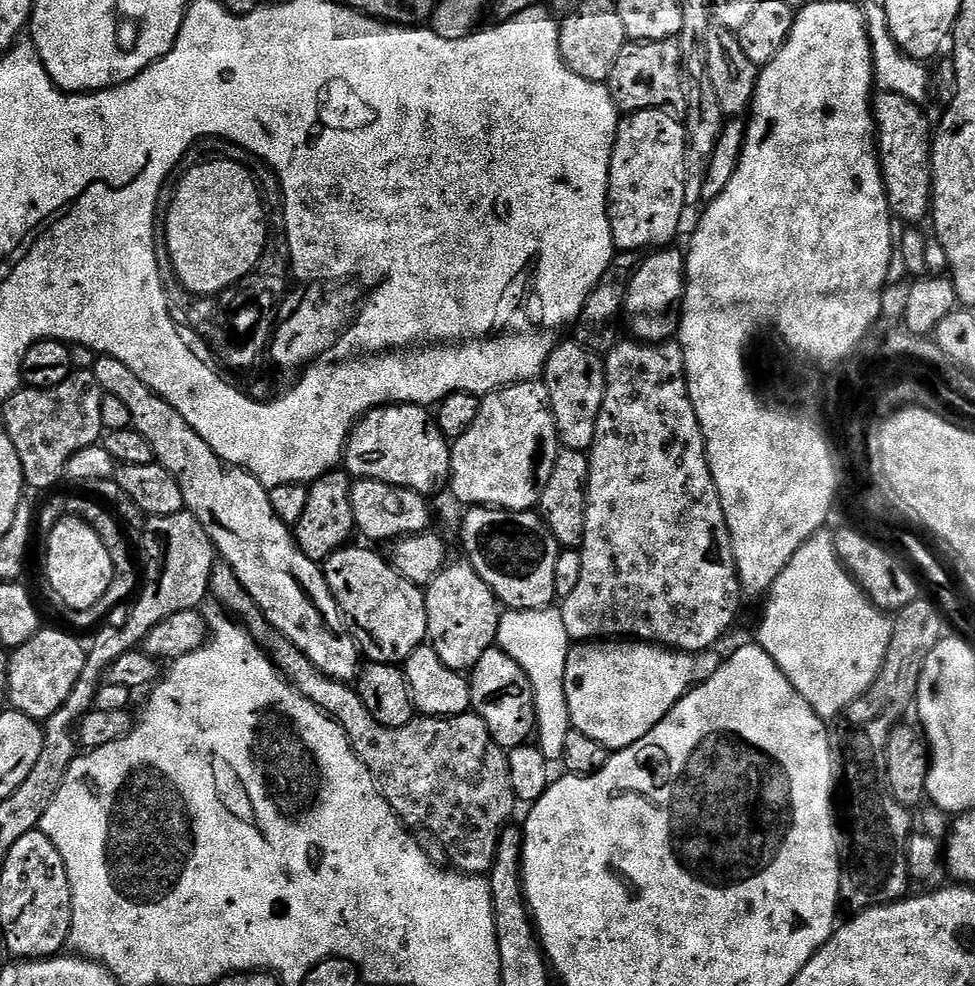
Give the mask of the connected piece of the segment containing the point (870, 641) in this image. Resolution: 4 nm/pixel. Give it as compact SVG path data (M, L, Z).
M821 530L816 535L810 537L808 541L800 547L798 554L794 554L794 558L790 558L790 562L786 566L786 570L782 570L782 574L774 582L772 591L767 597L768 605L764 608L764 621L760 624L760 637L758 643L760 647L766 650L766 654L770 654L770 658L774 658L774 662L782 670L782 674L786 674L788 681L794 686L794 690L800 692L800 696L812 707L820 719L828 722L833 718L839 717L845 708L849 708L853 702L865 692L871 684L876 681L880 668L884 664L884 659L888 653L890 646L890 638L892 637L892 624L889 617L885 613L877 610L872 601L860 591L857 583L853 580L847 568L840 563L840 555L836 552L836 541L831 535L827 536L827 531Z

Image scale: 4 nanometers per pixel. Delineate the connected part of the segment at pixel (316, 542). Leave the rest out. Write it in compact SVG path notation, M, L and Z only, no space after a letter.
M333 470L325 476L319 476L307 485L302 516L294 525L296 544L306 554L306 558L323 562L339 548L345 547L356 532L354 506L352 505L352 486L347 471Z

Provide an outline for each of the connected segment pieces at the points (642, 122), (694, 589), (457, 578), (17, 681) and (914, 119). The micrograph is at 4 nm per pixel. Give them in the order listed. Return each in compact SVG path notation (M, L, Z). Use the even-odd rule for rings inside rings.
M657 108L642 110L625 115L621 119L619 128L616 129L616 141L612 147L610 158L610 174L608 175L608 217L610 218L610 230L612 231L612 243L620 252L643 253L645 250L659 250L667 248L673 243L676 231L680 228L680 219L686 213L686 150L688 149L688 134L683 123L676 121L677 117L671 112L663 112Z
M632 338L621 339L611 350L603 357L604 373L606 374L606 398L602 402L602 414L598 414L598 426L596 427L596 437L592 443L592 447L588 452L588 461L590 462L590 478L588 479L588 509L586 510L586 538L584 545L578 549L582 560L582 574L578 581L578 586L574 592L562 600L558 611L562 614L562 622L566 626L566 634L569 641L572 642L604 642L609 638L627 638L632 642L643 642L646 644L655 644L667 646L669 649L677 652L707 652L716 643L723 638L728 632L728 627L736 620L736 615L740 612L740 600L742 601L742 593L740 591L740 575L736 569L736 559L734 558L734 550L732 549L732 539L730 538L730 530L726 526L726 518L722 510L722 502L720 496L716 492L716 483L712 477L712 471L708 465L708 452L704 449L704 435L700 429L698 418L694 414L694 406L690 402L690 394L688 393L688 375L686 374L686 362L684 361L684 351L680 349L679 343L669 342L666 344L642 344Z
M459 559L445 564L444 569L426 585L424 601L428 611L427 643L434 654L442 658L443 664L450 666L450 670L468 674L478 658L482 658L482 654L486 654L486 650L495 645L502 605L490 586L482 582L474 566L467 559Z
M45 627L30 642L15 649L8 656L8 687L6 695L11 711L26 714L37 722L49 720L59 710L62 702L70 698L74 682L82 674L88 661L85 645L80 645L73 633L59 632L56 628Z
M877 91L872 101L872 114L876 118L876 130L878 133L878 155L880 158L880 169L884 175L884 189L888 195L888 206L892 209L893 217L897 221L903 222L908 226L920 226L929 219L932 210L932 141L934 139L933 121L928 121L928 116L923 112L924 109L919 103L907 100L901 94L890 93L886 91Z

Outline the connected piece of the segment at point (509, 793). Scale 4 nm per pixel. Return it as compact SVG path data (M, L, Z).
M217 562L212 567L210 586L208 587L211 599L225 613L231 614L243 627L247 628L251 636L262 642L263 647L270 653L270 659L278 671L284 675L285 680L292 684L298 694L310 698L314 706L318 706L346 734L350 746L356 757L367 772L374 778L376 788L384 796L384 800L394 810L394 814L409 829L423 830L434 834L438 842L442 842L447 859L452 859L451 867L455 871L463 872L465 876L484 876L491 872L496 861L496 847L498 838L509 827L512 815L516 812L518 801L514 790L510 786L510 766L508 765L508 752L494 742L486 722L475 712L469 710L461 716L422 716L417 715L406 726L391 728L374 718L366 706L362 706L362 698L356 693L351 683L343 680L332 680L302 654L285 636L274 634L269 626L268 619L262 610L246 594L242 582L238 582L238 574L228 564Z

